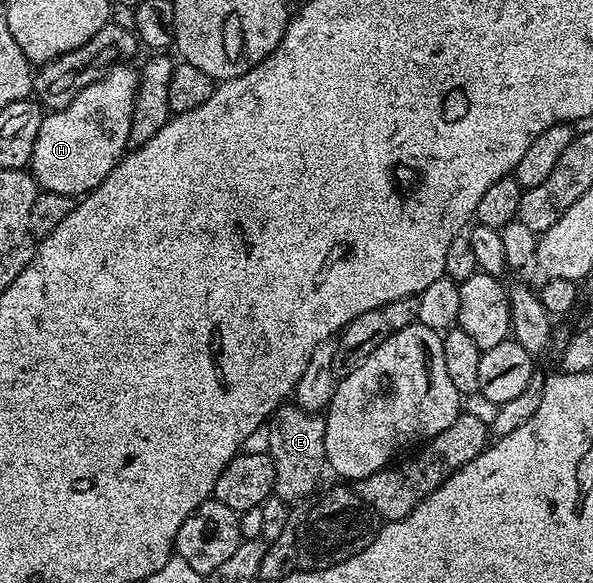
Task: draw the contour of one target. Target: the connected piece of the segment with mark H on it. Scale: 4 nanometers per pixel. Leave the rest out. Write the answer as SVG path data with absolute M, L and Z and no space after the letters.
M125 62L112 65L110 76L86 83L65 108L50 111L39 126L31 161L31 175L44 191L80 198L95 190L129 148L133 99L139 72Z

